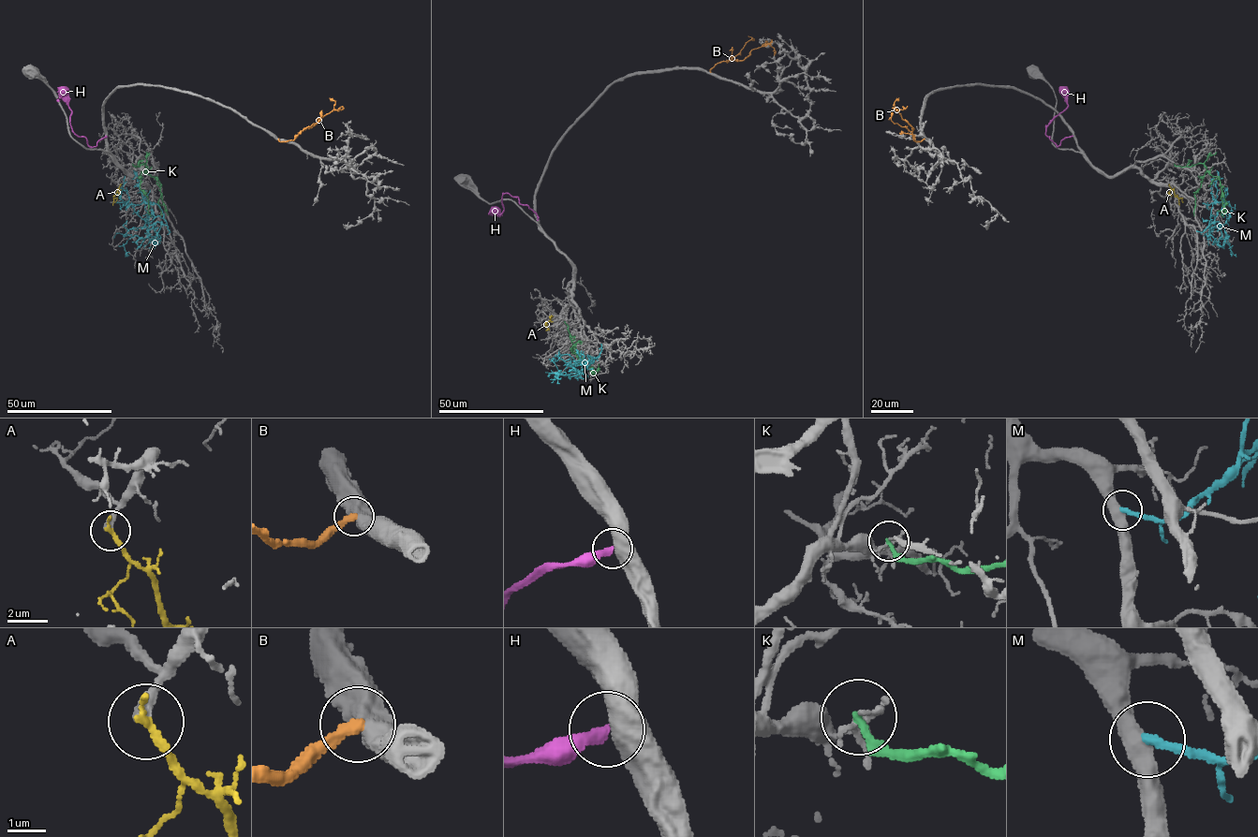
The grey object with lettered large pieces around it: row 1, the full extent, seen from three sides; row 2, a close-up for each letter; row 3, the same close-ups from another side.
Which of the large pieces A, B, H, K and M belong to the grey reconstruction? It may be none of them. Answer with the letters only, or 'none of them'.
A

